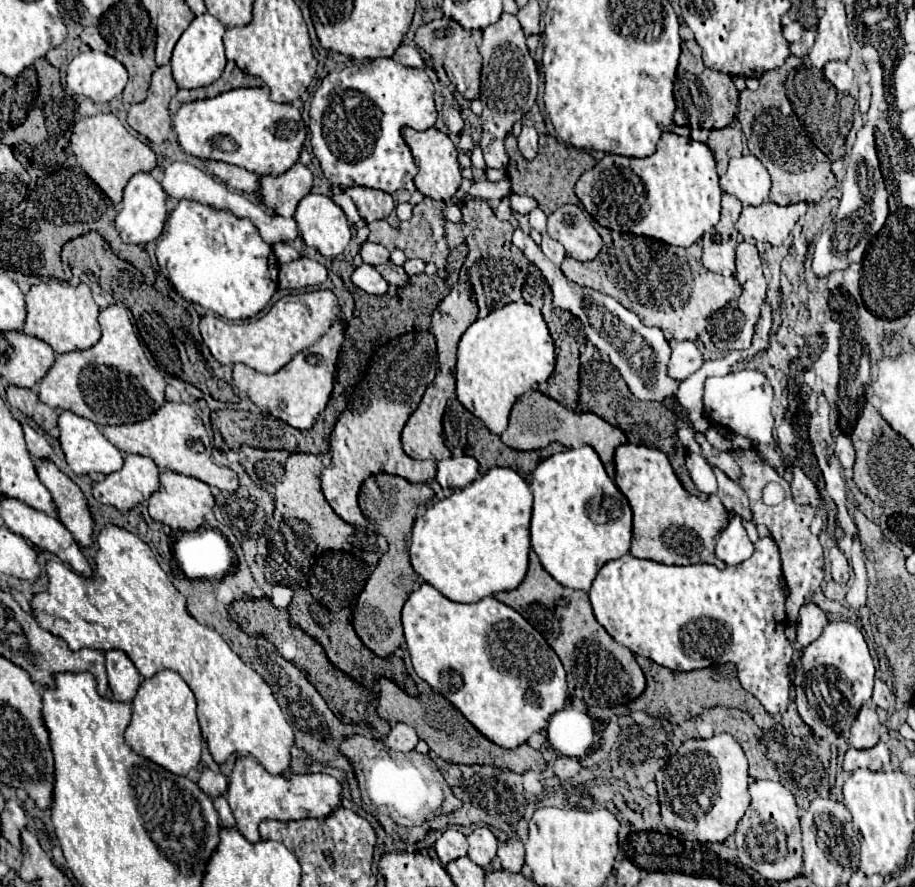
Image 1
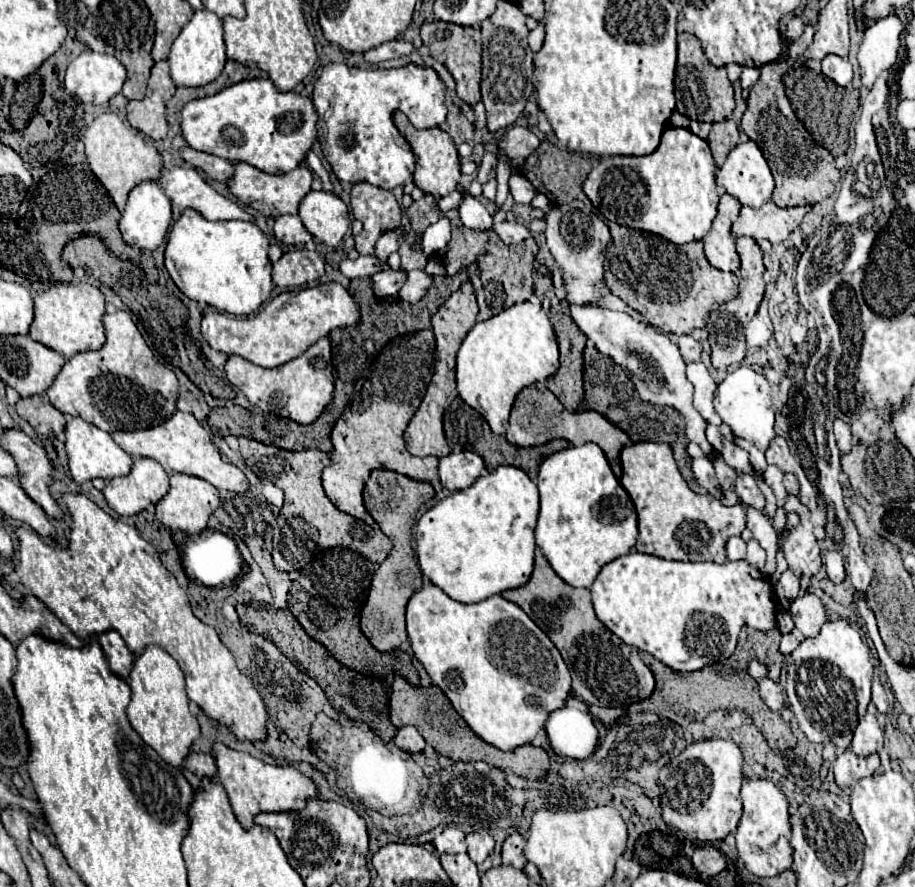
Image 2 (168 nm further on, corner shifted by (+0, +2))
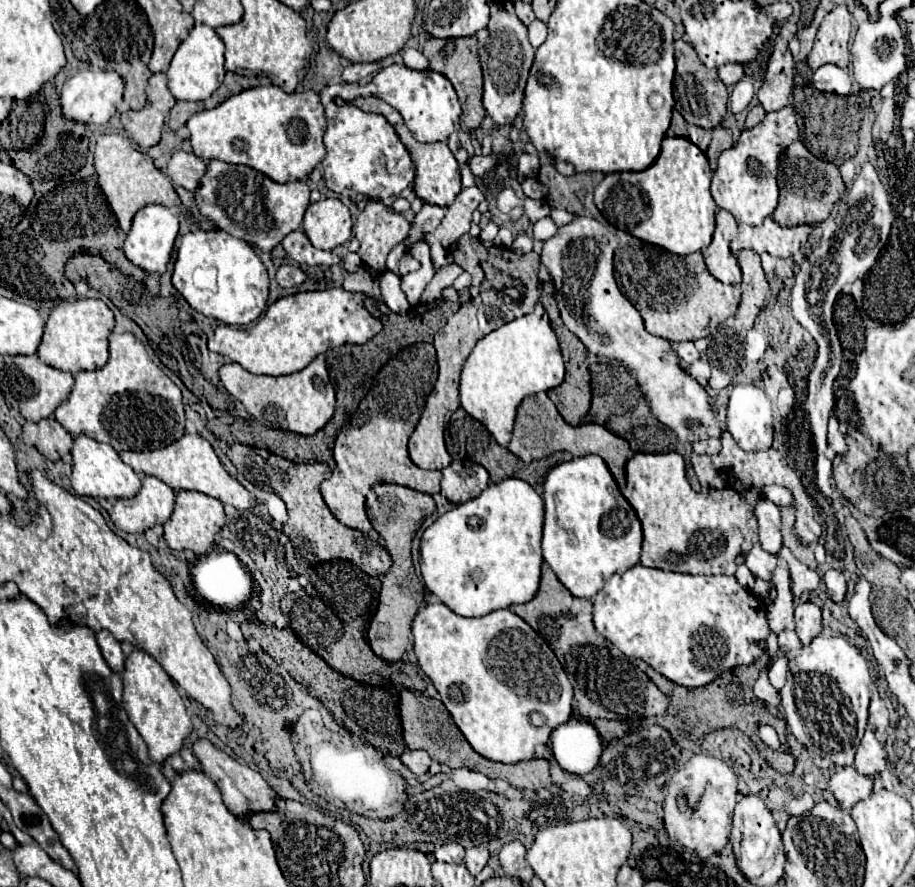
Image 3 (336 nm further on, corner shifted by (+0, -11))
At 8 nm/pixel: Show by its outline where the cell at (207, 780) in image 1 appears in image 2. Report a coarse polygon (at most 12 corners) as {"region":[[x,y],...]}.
{"region":[[191,752],[185,768],[197,778],[217,774],[211,754]]}

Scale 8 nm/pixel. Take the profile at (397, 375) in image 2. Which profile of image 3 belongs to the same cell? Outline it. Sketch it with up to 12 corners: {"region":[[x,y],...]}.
{"region":[[415,343],[381,367],[335,439],[321,483],[337,521],[381,545],[363,515],[373,485],[439,493],[407,439],[437,357]]}

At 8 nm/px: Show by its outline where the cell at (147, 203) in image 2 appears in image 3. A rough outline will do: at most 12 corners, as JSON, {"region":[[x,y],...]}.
{"region":[[163,205],[137,211],[123,251],[165,273],[179,219]]}

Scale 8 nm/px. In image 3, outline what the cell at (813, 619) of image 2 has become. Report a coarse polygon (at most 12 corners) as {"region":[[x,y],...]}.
{"region":[[811,601],[797,605],[795,631],[809,645],[819,635],[821,609]]}

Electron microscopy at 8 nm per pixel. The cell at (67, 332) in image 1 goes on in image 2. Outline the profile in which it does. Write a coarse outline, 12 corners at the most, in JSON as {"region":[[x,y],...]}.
{"region":[[91,284],[37,294],[29,336],[73,356],[105,344]]}

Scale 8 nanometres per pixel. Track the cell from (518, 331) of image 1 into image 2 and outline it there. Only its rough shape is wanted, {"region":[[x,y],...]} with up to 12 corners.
{"region":[[521,302],[469,330],[457,392],[505,434],[515,396],[553,376],[547,314]]}

